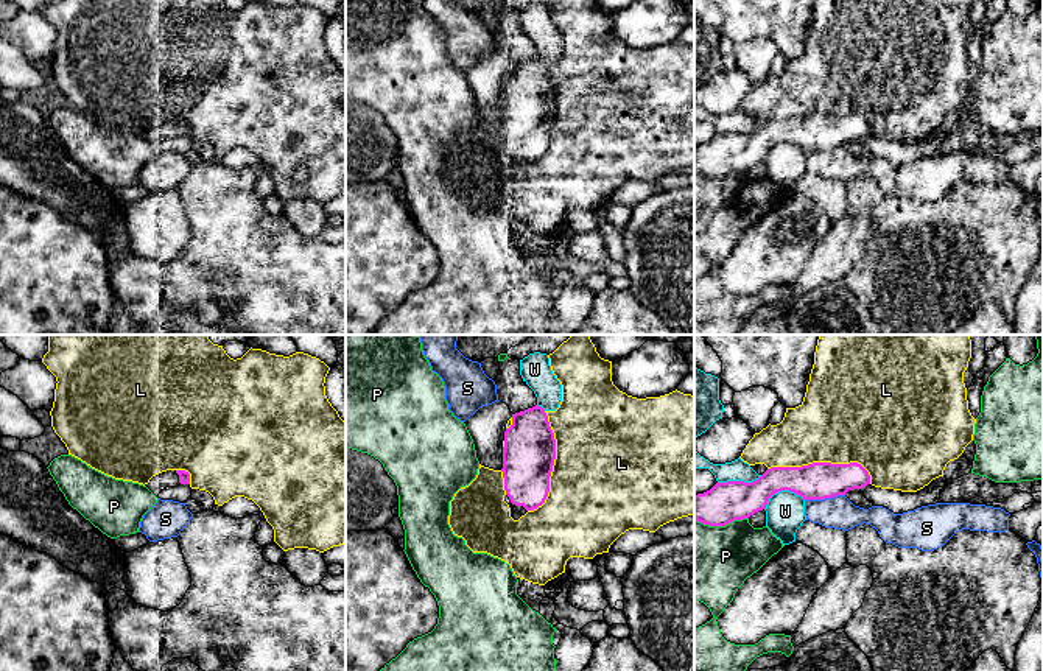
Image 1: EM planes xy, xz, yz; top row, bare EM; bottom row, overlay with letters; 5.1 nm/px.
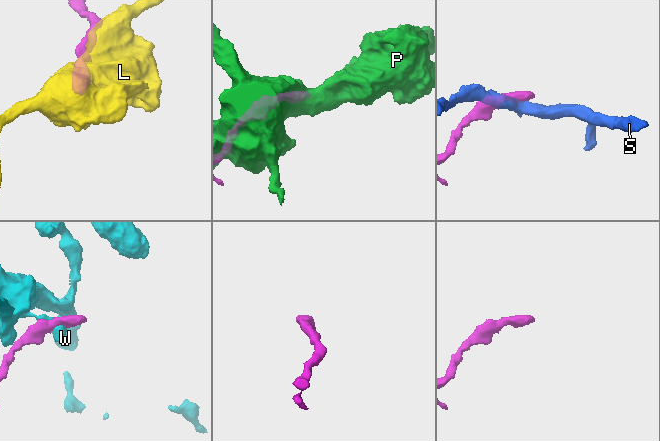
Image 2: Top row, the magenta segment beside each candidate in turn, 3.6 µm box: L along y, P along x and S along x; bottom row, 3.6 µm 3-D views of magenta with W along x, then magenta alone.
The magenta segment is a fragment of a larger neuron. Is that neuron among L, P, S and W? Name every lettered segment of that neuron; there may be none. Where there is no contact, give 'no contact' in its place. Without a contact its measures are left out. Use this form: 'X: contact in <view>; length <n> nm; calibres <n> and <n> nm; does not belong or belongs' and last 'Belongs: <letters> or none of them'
L: contact in yz; length 550 nm; calibres 190 and 460 nm; does not belong
P: contact in yz; length 280 nm; calibres 200 and 400 nm; does not belong
S: contact in yz; length 220 nm; calibres 190 and 170 nm; does not belong
W: contact in yz; length 220 nm; calibres 200 and 200 nm; does not belong
Belongs: none of them

